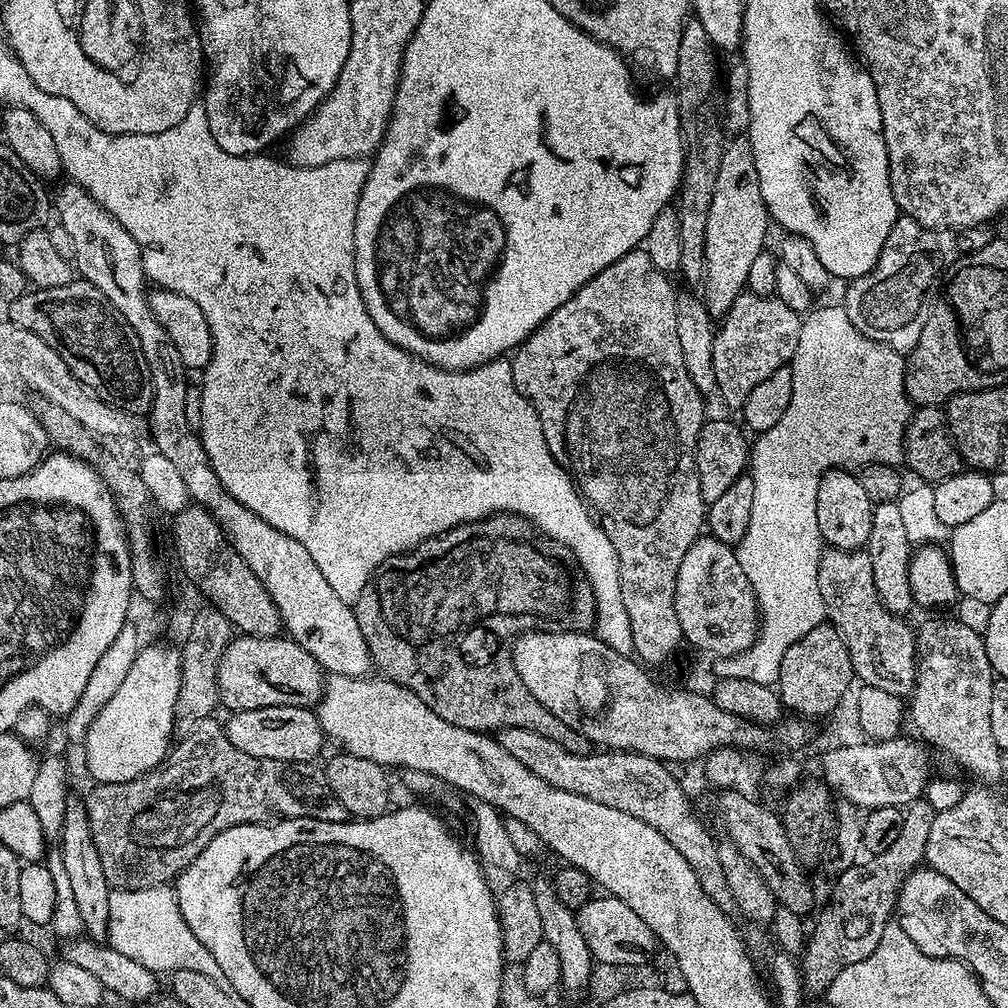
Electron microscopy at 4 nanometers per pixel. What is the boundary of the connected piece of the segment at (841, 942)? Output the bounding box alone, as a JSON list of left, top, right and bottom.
[798,834,927,993]

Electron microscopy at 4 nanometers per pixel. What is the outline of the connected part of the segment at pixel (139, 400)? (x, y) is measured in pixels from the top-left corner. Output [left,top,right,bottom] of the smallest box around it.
[7,278,152,414]

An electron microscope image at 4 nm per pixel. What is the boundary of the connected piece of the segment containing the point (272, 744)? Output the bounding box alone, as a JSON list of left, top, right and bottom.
[226,706,326,764]

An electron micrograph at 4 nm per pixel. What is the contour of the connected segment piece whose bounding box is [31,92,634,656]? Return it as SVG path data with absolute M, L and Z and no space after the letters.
M38 94L31 102L31 110L38 122L47 124L51 136L56 139L61 169L72 175L69 176L71 183L81 184L132 235L134 242L138 242L145 277L157 288L165 288L174 294L186 294L186 298L190 298L190 302L196 303L202 310L212 335L212 357L202 370L204 385L200 388L198 435L210 458L210 466L218 476L218 482L222 482L227 492L238 498L246 510L258 514L262 522L268 522L274 526L274 530L282 530L282 534L290 534L290 538L302 542L342 602L355 605L366 582L383 560L401 552L410 552L423 540L449 532L457 524L485 520L493 514L511 514L532 521L545 536L572 550L594 590L594 634L606 646L618 650L618 654L633 655L634 634L630 634L630 617L622 602L622 584L618 582L618 554L614 554L610 538L606 538L599 524L593 520L571 476L550 454L542 434L542 422L538 422L534 406L514 386L511 363L501 358L491 360L489 364L479 364L477 368L467 368L465 372L435 368L425 360L419 360L406 350L394 346L394 342L387 340L378 326L374 326L374 318L370 318L366 302L362 302L362 294L358 290L352 253L358 198L362 194L362 186L370 167L365 157L338 158L326 162L326 166L297 168L287 162L279 164L271 160L268 154L226 154L226 150L214 142L214 134L210 134L206 110L200 102L190 106L186 118L182 118L178 126L162 130L162 134L137 136L111 136L109 132L98 130L84 117L82 110L74 106L74 102L58 98L58 94Z

